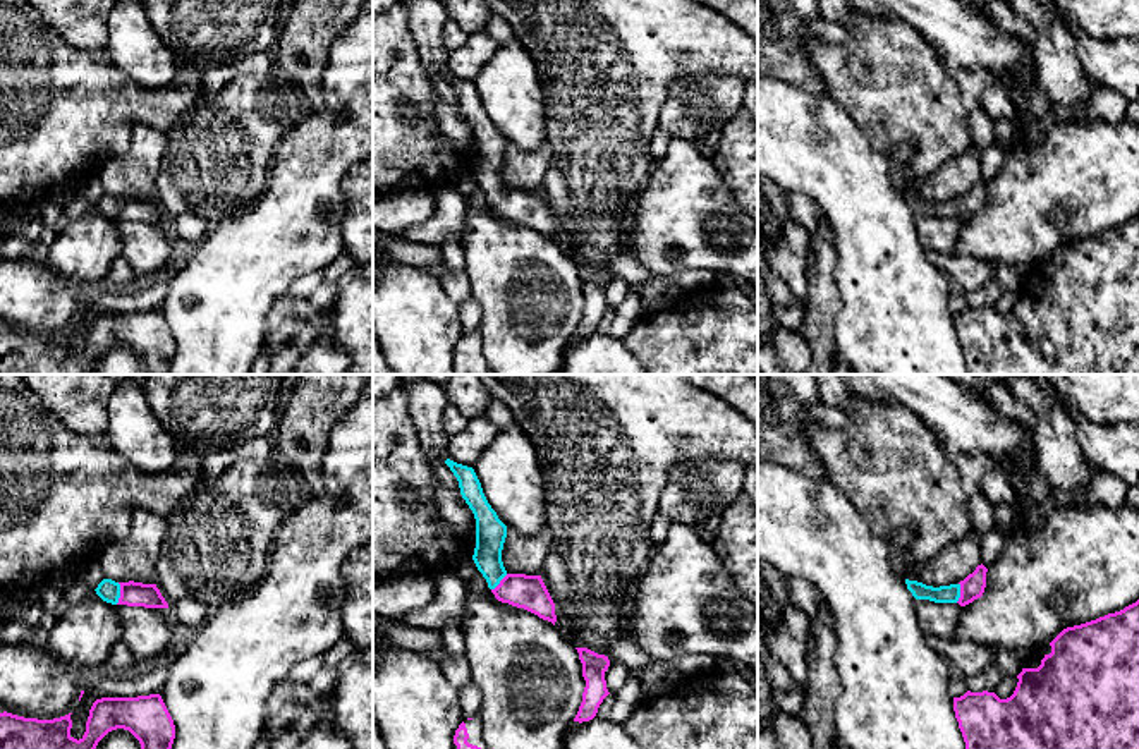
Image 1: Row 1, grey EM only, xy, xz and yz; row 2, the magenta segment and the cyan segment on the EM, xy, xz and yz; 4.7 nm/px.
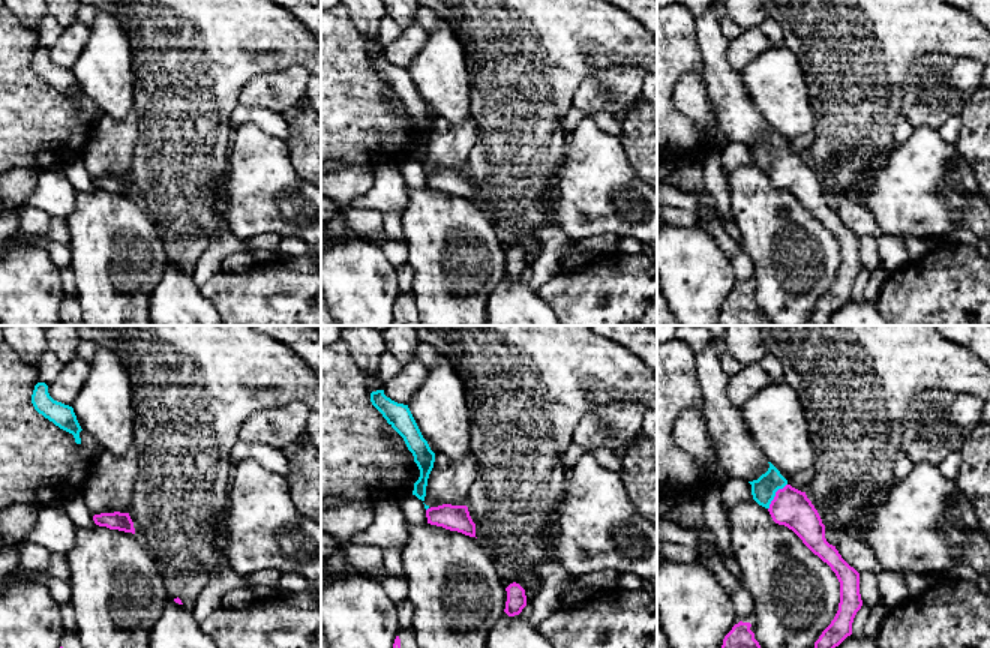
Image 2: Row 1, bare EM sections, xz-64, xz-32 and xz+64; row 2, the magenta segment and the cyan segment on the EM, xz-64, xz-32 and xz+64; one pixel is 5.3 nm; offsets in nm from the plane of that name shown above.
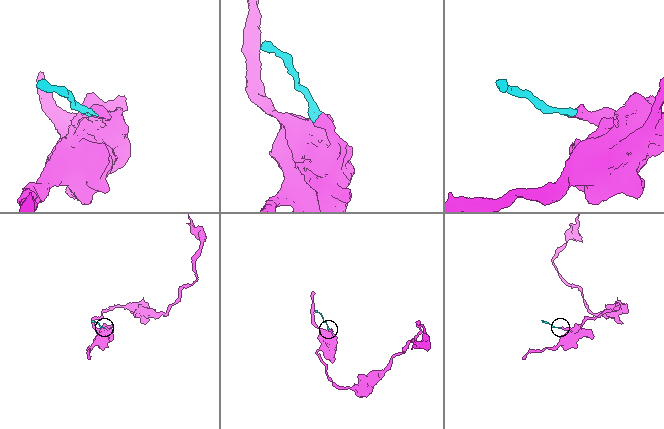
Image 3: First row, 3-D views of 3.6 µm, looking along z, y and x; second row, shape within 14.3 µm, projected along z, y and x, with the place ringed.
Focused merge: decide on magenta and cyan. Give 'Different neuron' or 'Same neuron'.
Same neuron

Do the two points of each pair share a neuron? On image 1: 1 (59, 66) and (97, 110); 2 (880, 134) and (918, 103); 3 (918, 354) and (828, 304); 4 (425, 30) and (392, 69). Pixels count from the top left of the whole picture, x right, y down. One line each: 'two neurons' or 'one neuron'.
1: one neuron
2: one neuron
3: two neurons
4: two neurons

